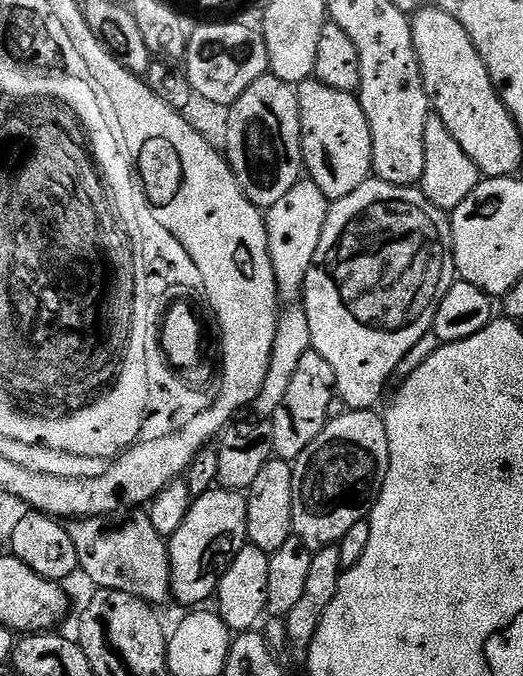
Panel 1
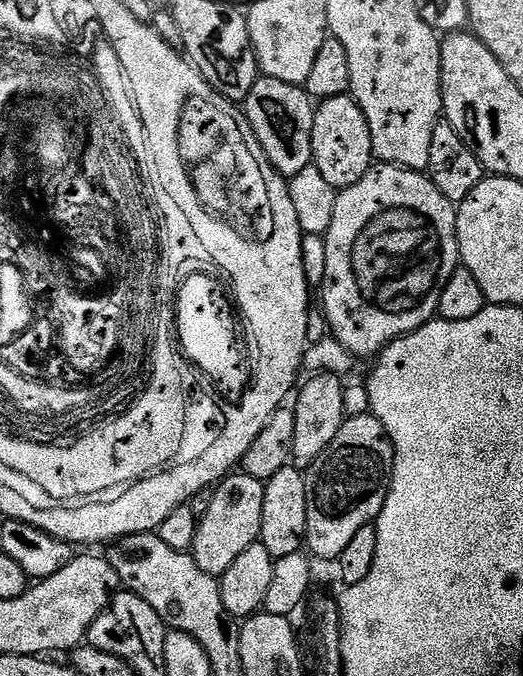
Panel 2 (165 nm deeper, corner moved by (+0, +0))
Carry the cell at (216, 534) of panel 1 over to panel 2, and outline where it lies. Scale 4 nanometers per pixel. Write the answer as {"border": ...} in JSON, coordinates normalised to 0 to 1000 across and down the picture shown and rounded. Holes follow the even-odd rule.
{"border":[[[438,701],[407,726],[402,754],[380,765],[382,777],[371,790],[365,822],[379,831],[379,843],[396,852],[419,854],[440,843],[447,825],[470,814],[470,808],[491,803],[501,784],[501,743],[507,712],[465,701]]]}

